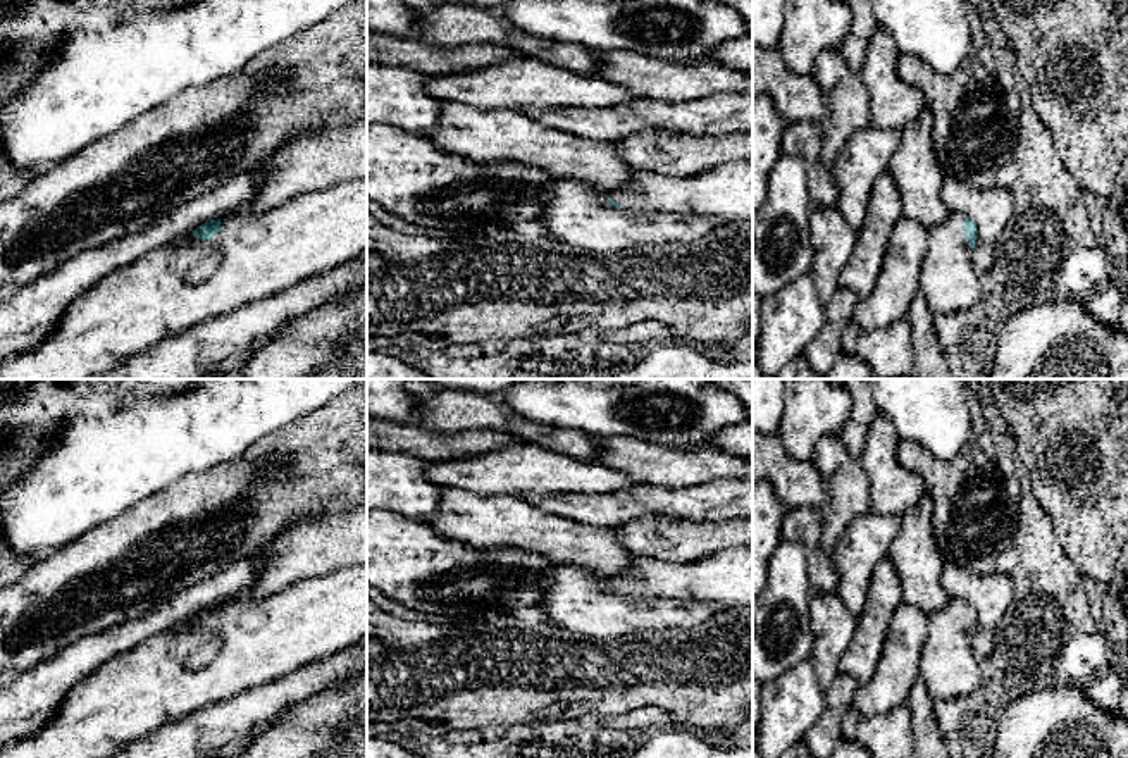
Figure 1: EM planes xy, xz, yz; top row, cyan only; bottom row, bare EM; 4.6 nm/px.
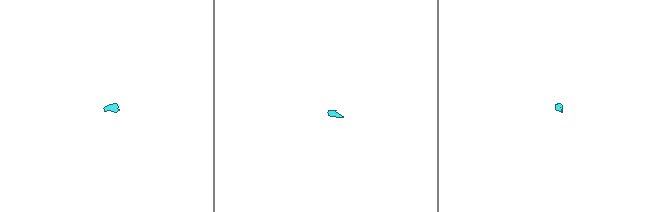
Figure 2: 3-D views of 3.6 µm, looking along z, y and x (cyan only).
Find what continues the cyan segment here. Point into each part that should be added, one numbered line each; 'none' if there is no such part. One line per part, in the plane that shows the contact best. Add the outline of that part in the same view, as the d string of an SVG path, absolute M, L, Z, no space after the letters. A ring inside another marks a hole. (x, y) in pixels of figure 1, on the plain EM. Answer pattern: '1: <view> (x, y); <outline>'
1: xy (257, 639); M367 563L310 577L269 596L238 596L220 608L220 617L210 625L188 620L103 663L67 693L43 729L2 746L0 758L112 758L165 725L365 641Z

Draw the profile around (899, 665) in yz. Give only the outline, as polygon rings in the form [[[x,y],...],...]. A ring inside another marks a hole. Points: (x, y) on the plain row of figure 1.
[[[902,601],[892,615],[878,668],[868,682],[859,684],[852,710],[871,717],[906,703],[913,682],[920,675],[927,632],[928,615]]]

